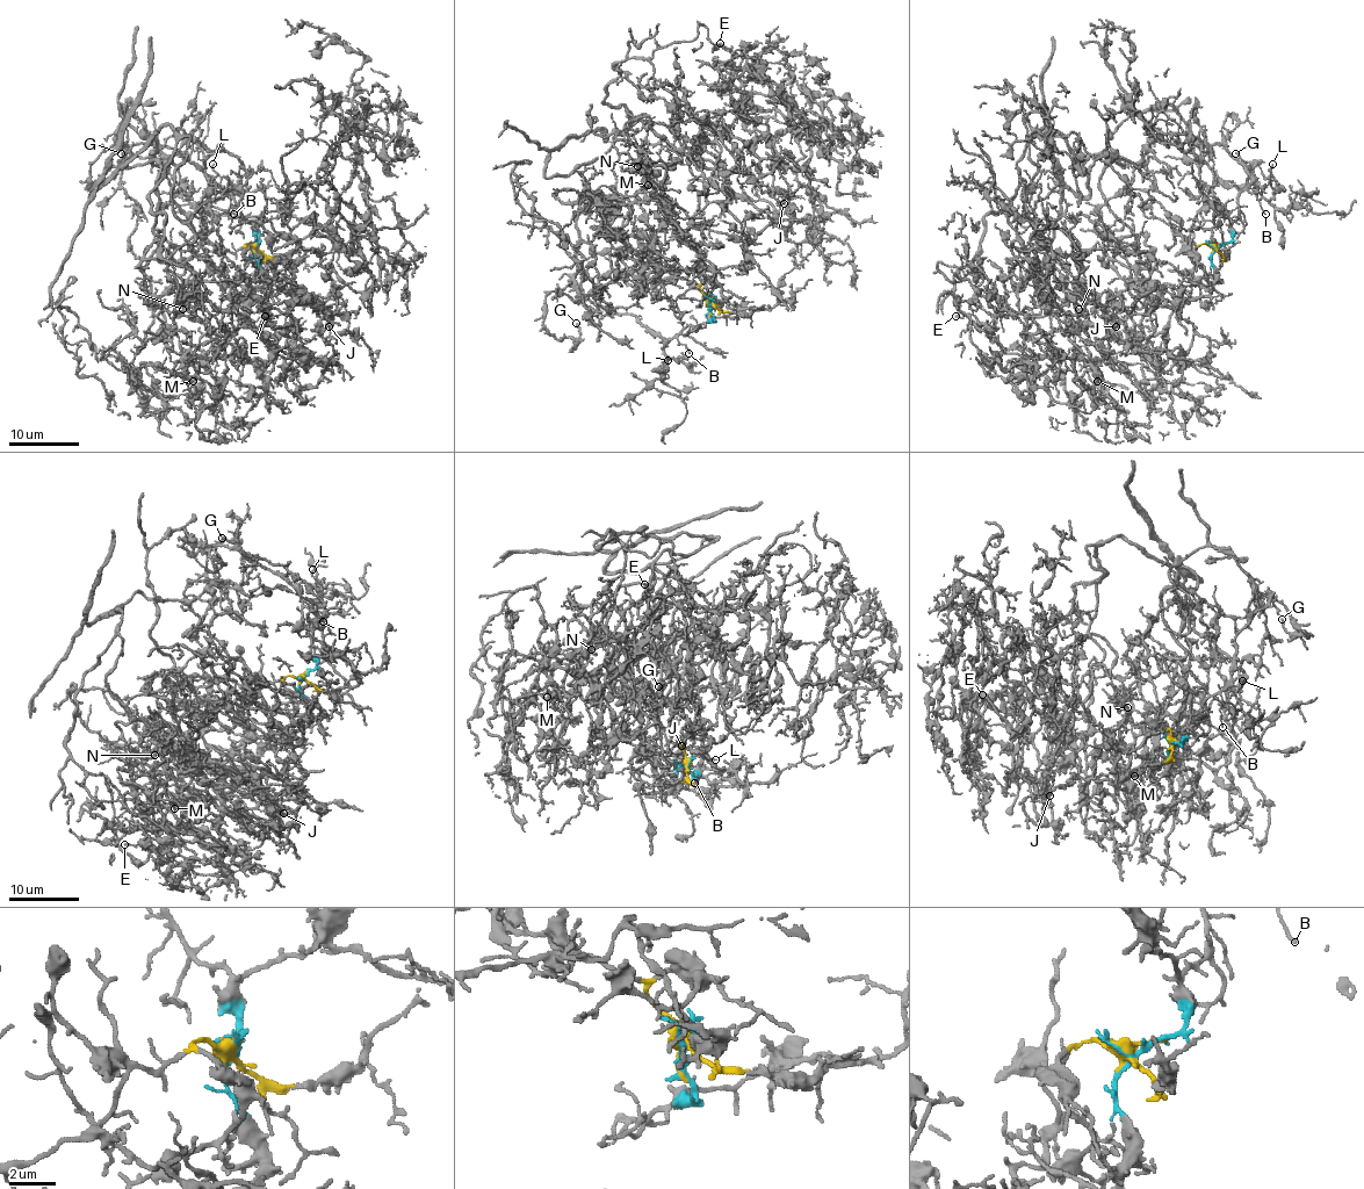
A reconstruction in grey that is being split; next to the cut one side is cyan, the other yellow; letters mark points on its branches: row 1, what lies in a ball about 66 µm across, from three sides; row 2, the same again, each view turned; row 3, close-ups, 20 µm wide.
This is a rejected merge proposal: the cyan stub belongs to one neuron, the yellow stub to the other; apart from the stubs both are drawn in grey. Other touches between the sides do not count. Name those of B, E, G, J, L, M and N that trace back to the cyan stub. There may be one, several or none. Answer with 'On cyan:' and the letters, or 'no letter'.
On cyan: B, G, L

